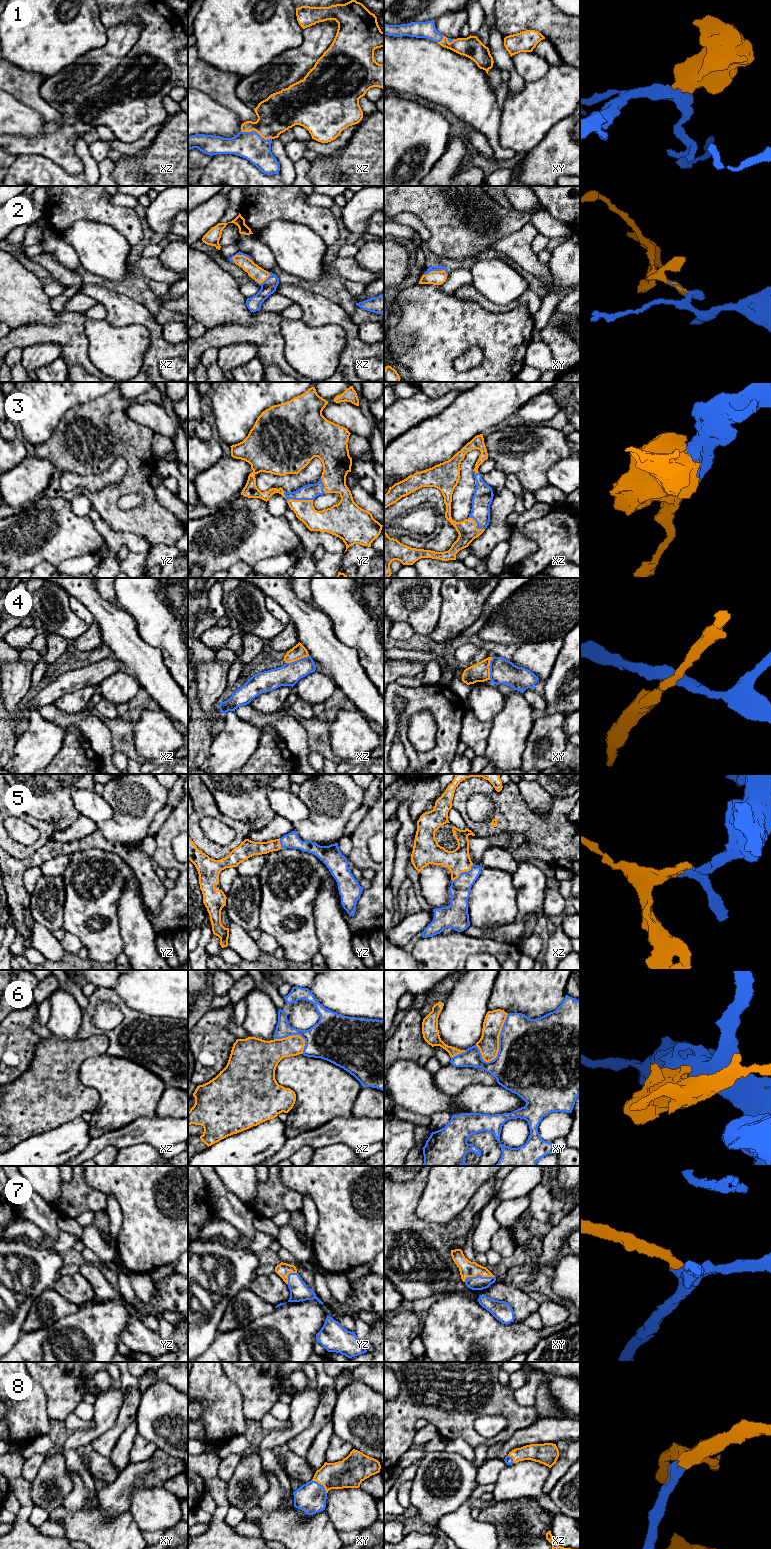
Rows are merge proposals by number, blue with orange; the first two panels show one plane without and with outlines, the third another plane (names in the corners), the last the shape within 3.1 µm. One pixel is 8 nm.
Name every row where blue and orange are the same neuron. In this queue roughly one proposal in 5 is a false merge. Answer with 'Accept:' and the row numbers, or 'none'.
Accept: 1, 2, 3, 5, 7, 8

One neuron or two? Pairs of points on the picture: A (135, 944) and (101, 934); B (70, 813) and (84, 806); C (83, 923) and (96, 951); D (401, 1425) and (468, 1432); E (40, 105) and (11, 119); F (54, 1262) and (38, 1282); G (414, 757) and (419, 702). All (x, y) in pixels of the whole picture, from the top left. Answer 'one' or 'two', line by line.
A: two
B: two
C: one
D: one
E: two
F: one
G: one

